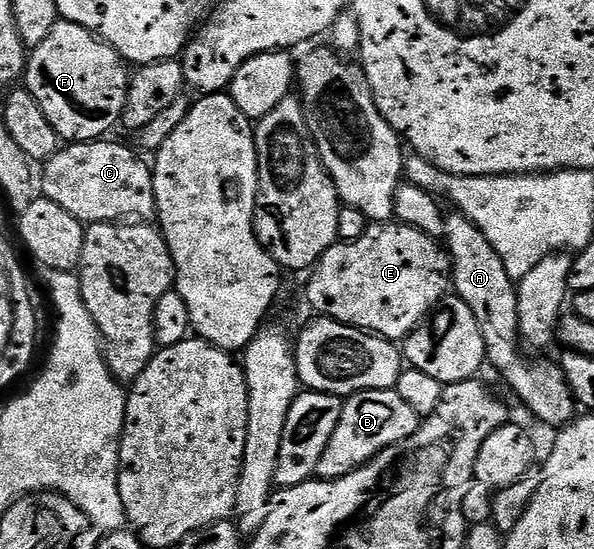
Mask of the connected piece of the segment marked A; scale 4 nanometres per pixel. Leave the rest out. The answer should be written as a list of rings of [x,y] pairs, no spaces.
[[[455,210],[443,221],[443,236],[445,237],[445,251],[451,261],[451,279],[453,281],[454,295],[460,296],[473,310],[473,318],[477,318],[477,327],[481,330],[481,338],[485,338],[487,347],[488,365],[492,364],[497,371],[503,375],[505,383],[511,387],[511,392],[540,420],[543,424],[548,424],[552,430],[558,430],[571,423],[577,416],[577,405],[575,395],[565,378],[562,367],[551,360],[530,360],[526,356],[528,353],[521,347],[521,337],[519,334],[519,315],[517,314],[517,284],[512,280],[509,270],[505,270],[505,262],[493,246],[489,246],[489,238],[477,230],[477,226],[468,216]]]

